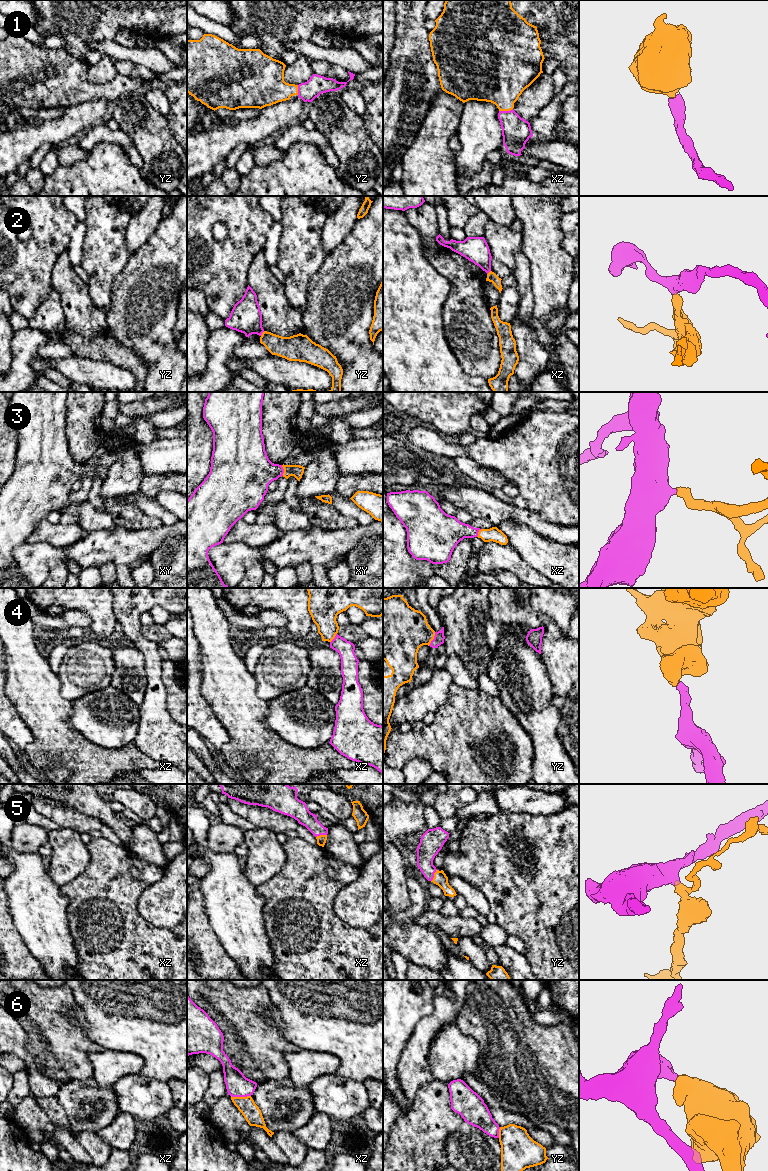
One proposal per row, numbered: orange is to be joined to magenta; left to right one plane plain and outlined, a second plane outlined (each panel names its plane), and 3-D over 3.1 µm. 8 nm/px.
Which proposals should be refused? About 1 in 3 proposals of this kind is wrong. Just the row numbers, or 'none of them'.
2, 6

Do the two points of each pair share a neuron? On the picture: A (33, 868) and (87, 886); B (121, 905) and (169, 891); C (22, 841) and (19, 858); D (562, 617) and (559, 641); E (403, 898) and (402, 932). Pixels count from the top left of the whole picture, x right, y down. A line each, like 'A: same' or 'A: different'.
A: different
B: different
C: different
D: different
E: different

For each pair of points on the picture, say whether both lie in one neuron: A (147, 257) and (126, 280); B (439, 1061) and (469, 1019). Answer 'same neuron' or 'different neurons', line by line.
A: same neuron
B: different neurons

